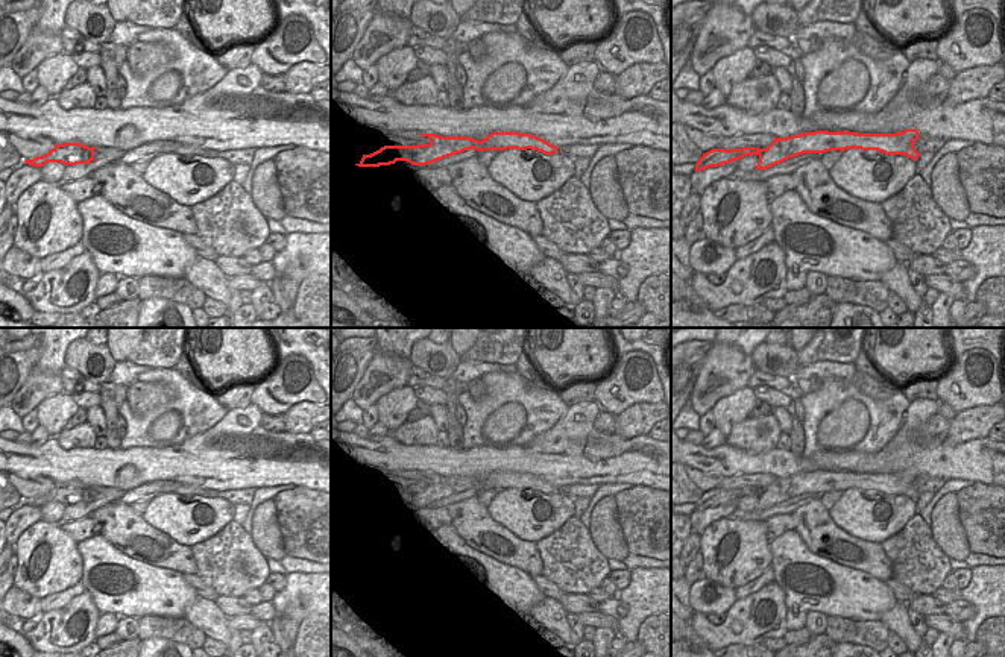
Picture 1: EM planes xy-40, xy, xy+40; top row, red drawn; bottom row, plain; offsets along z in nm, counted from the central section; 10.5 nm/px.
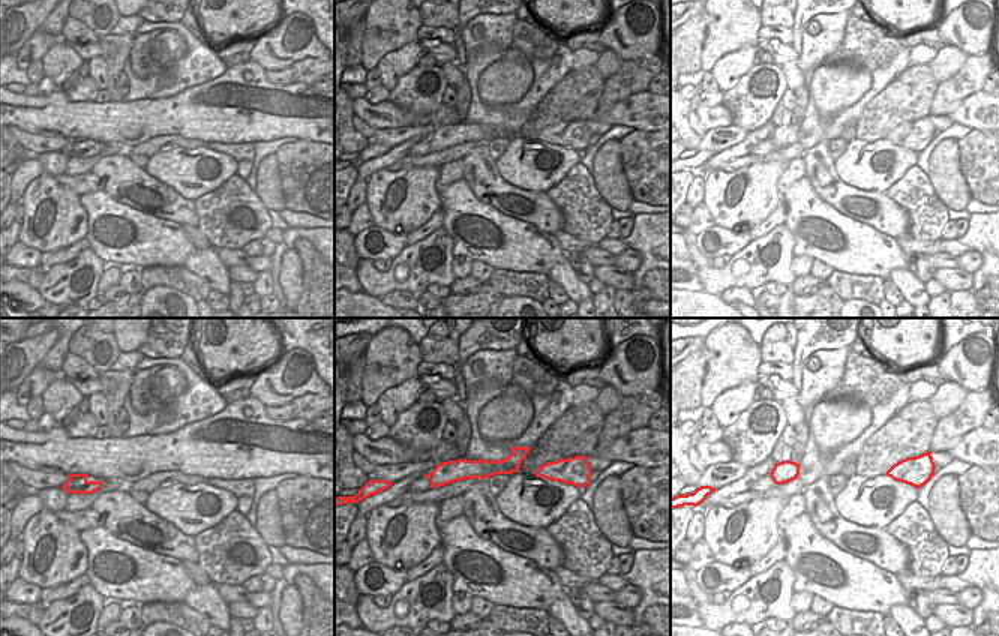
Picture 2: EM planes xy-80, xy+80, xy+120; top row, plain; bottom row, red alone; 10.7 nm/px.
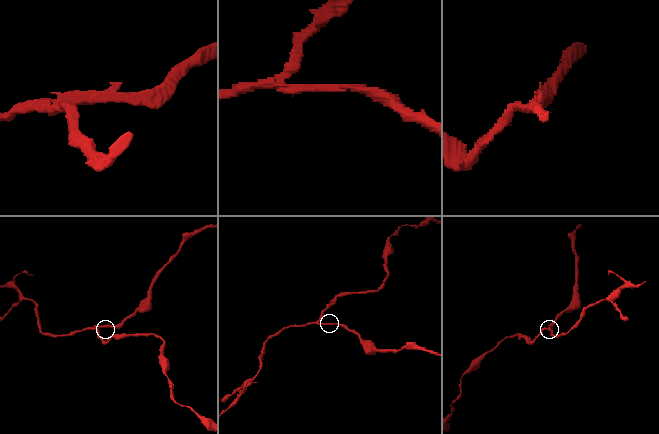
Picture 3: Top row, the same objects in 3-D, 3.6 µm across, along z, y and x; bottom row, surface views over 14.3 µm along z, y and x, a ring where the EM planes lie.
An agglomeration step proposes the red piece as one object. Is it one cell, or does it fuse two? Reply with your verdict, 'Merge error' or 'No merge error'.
Merge error

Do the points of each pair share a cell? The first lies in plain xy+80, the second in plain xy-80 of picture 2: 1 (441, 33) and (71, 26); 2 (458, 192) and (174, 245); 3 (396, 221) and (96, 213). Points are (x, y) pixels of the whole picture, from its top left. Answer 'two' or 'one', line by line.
1: one
2: one
3: two

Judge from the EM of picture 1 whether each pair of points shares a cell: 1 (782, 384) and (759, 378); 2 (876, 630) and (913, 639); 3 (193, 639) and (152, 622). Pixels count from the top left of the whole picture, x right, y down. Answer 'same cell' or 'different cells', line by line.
1: same cell
2: different cells
3: same cell

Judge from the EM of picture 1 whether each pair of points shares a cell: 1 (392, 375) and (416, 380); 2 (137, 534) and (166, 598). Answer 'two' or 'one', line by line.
1: two
2: two

